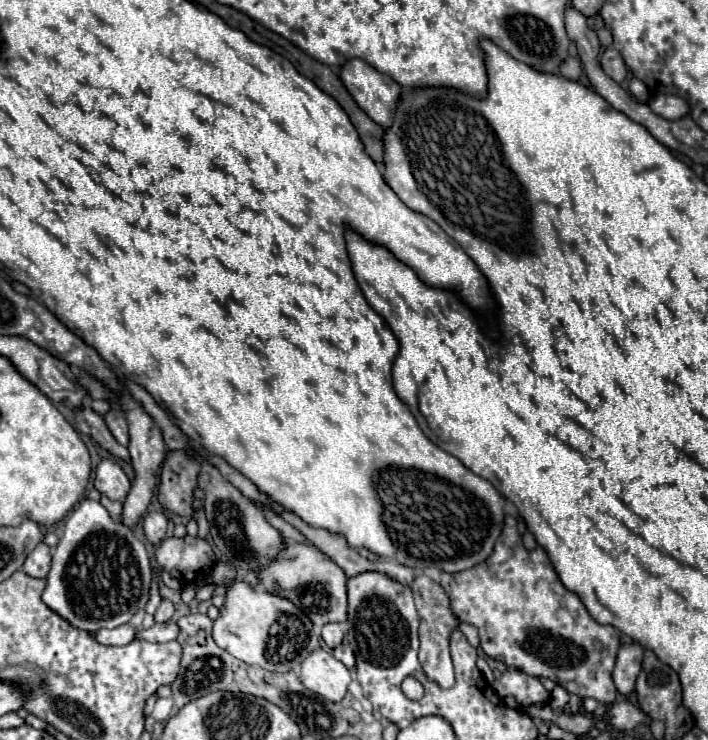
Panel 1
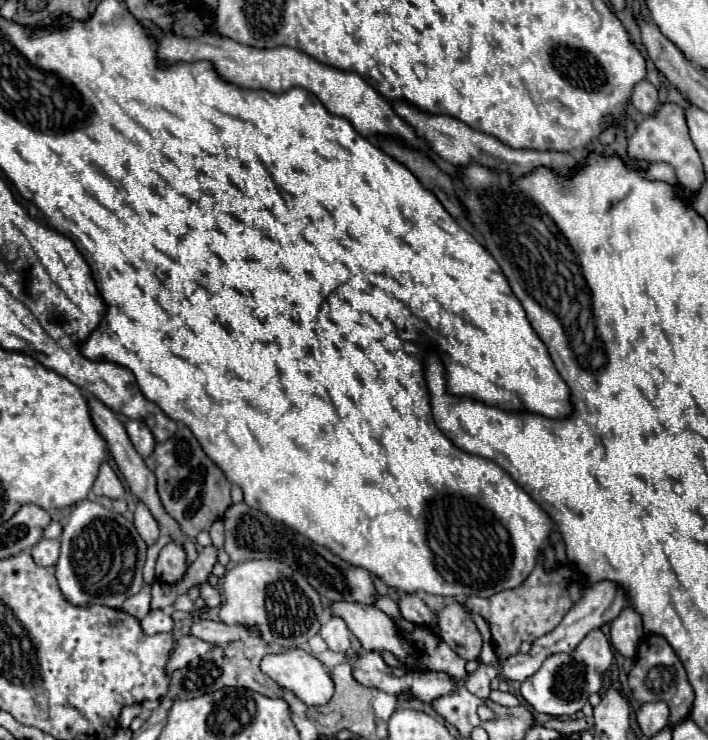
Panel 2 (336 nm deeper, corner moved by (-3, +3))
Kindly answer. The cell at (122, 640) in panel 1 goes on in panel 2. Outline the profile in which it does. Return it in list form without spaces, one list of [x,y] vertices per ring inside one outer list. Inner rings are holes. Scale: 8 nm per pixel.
[[[156,609],[150,611],[144,619],[142,619],[142,629],[146,635],[156,635],[156,633],[168,633],[174,629],[174,621],[170,617],[168,611]]]

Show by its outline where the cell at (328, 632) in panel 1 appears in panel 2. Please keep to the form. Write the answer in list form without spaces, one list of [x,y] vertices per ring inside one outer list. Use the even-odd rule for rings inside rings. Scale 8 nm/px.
[[[332,615],[326,625],[322,625],[320,635],[332,651],[346,651],[350,647],[350,631],[346,623],[336,615]]]

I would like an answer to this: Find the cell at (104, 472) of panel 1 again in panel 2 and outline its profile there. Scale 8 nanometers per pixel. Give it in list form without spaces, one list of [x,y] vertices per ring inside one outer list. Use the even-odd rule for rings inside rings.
[[[102,463],[100,473],[92,485],[92,491],[94,491],[94,495],[104,495],[110,499],[122,499],[124,497],[124,487],[108,463]]]

